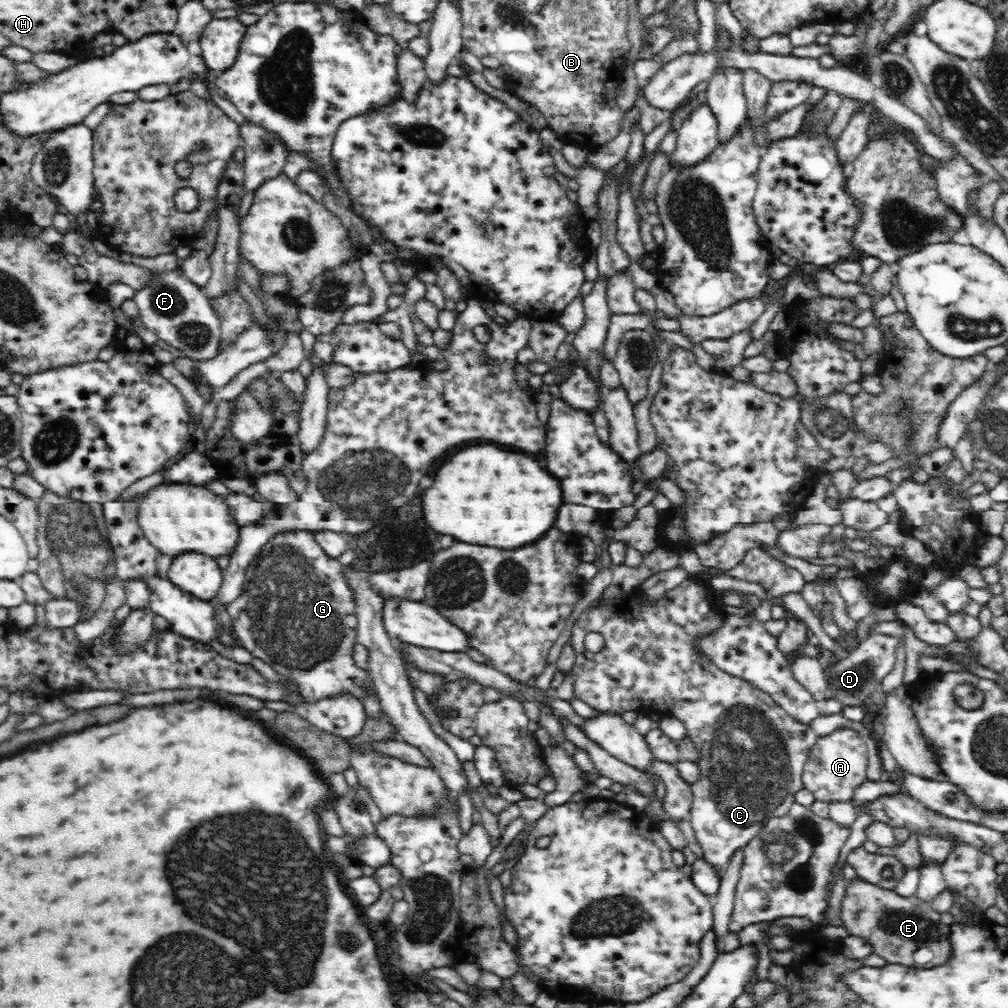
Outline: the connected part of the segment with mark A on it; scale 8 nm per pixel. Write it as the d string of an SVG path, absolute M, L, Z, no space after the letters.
M848 727L834 730L828 736L817 738L816 744L812 747L802 772L804 788L810 790L818 801L851 802L856 788L867 778L867 760L866 743L856 730Z

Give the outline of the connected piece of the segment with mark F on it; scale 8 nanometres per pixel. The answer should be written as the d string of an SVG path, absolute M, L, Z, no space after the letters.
M181 269L162 271L162 276L149 277L151 285L146 285L134 298L143 326L192 361L210 361L219 356L222 337L220 317L213 311L201 287L190 281Z

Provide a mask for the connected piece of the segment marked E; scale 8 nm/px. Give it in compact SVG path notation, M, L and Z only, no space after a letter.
M862 880L848 888L840 913L846 928L868 942L876 955L886 959L889 964L922 970L944 967L953 958L953 945L950 943L952 929L950 925L942 923L940 915L932 909L931 902L924 902L916 896L900 897L898 893Z

